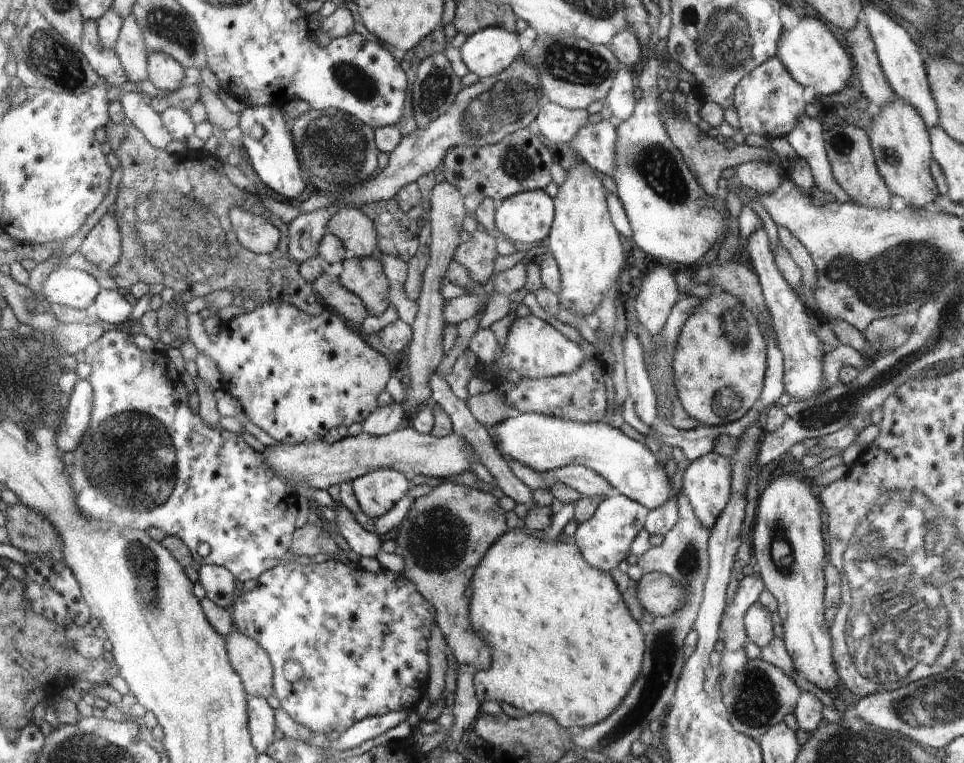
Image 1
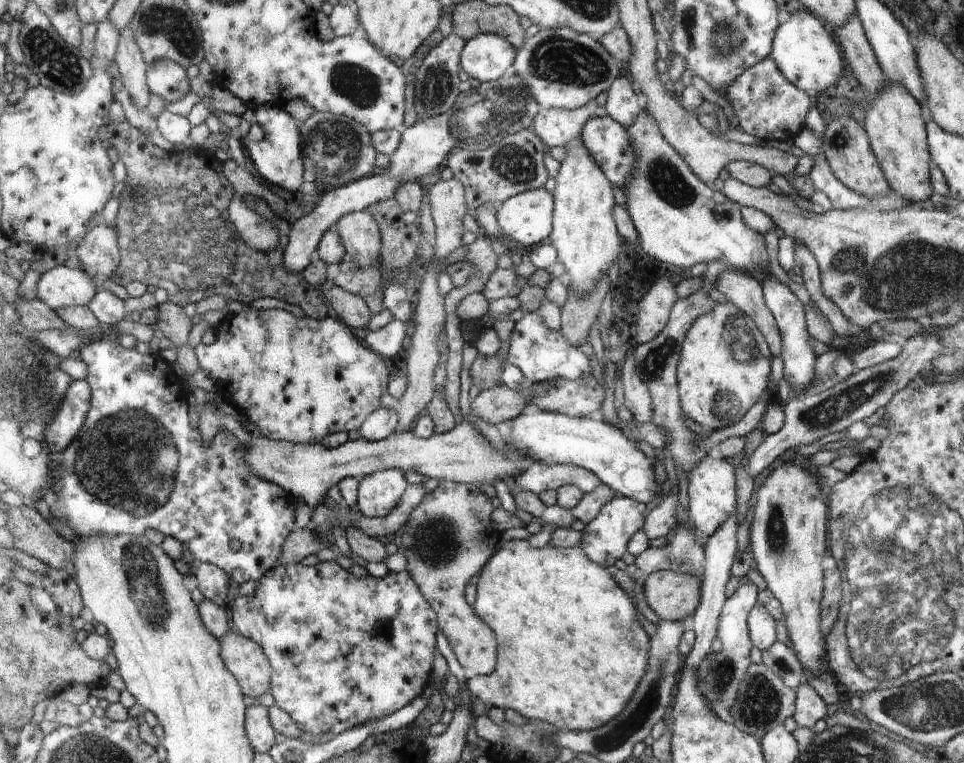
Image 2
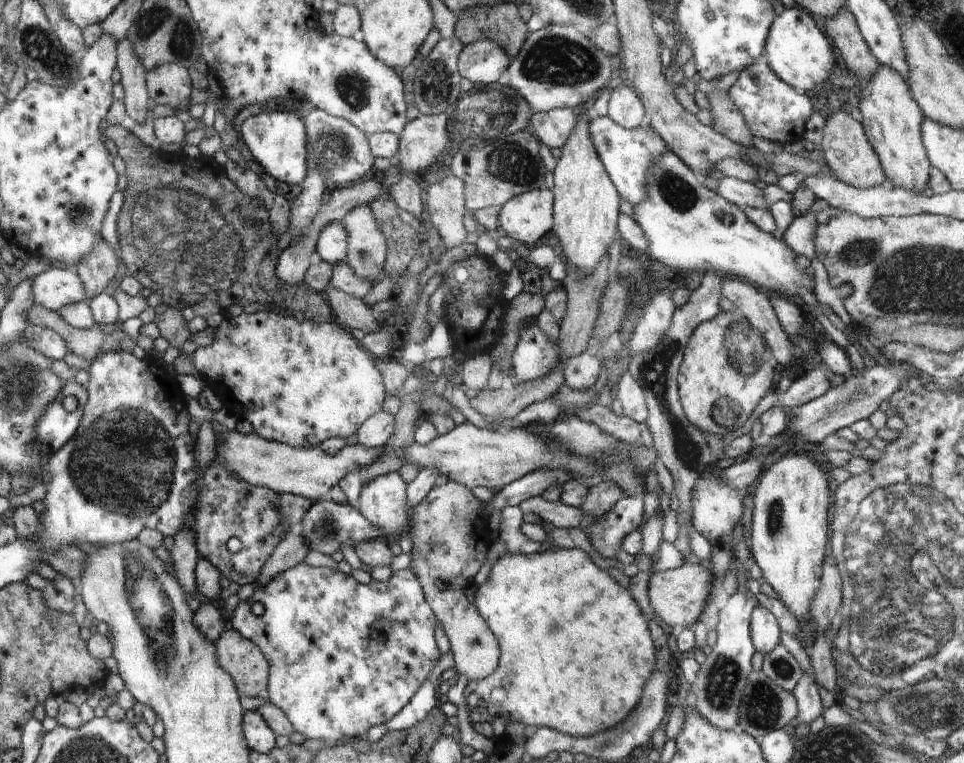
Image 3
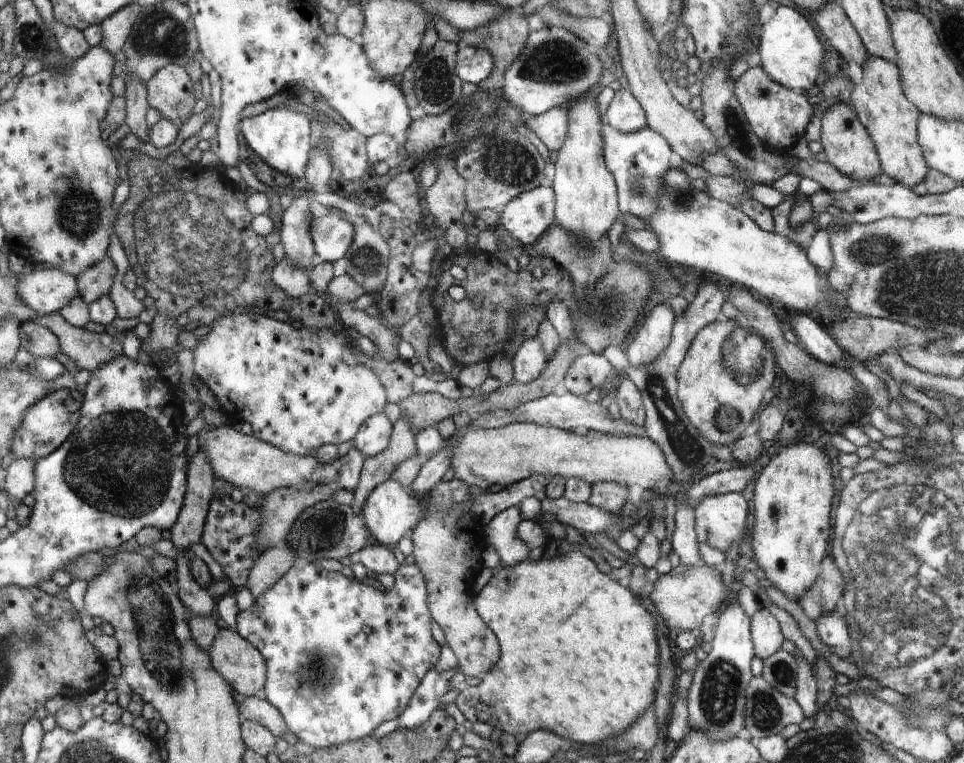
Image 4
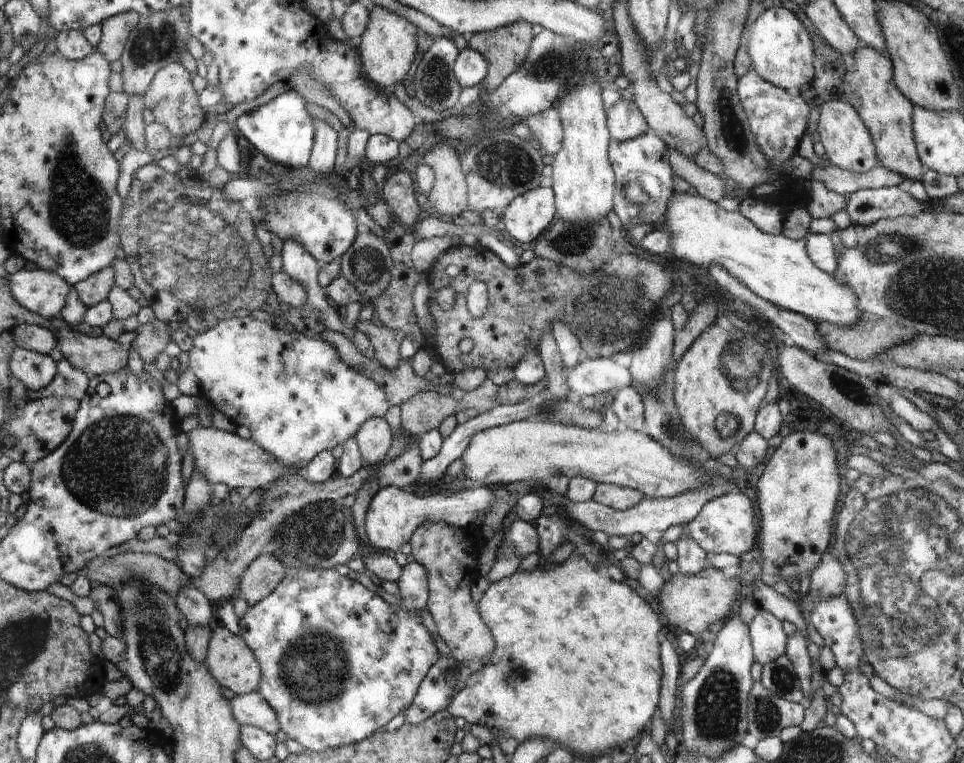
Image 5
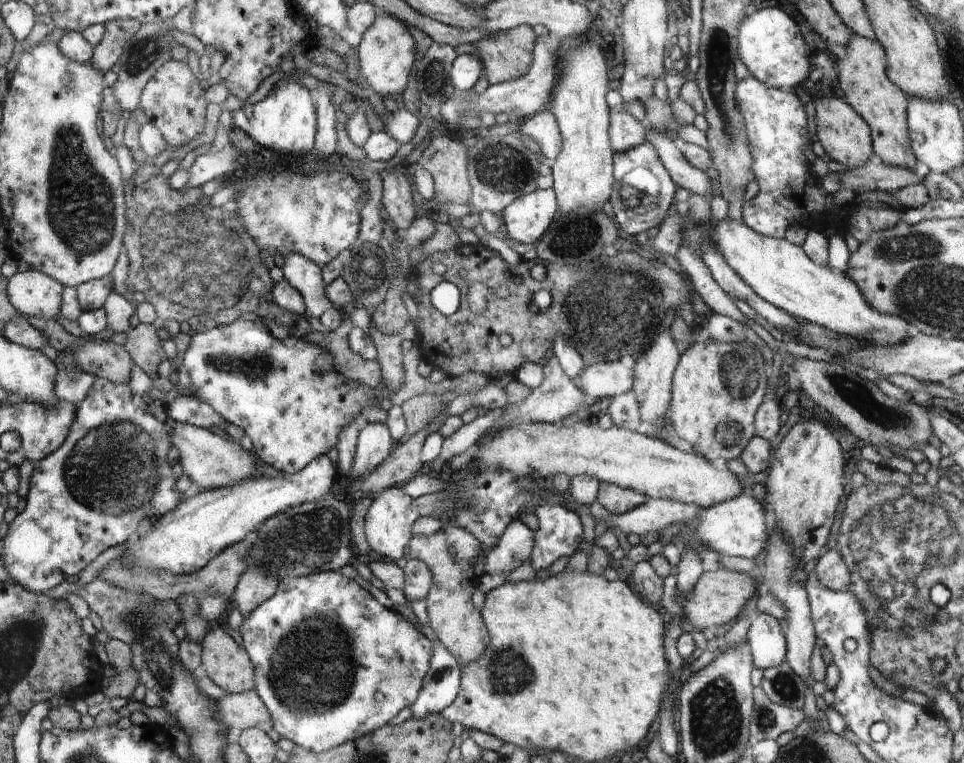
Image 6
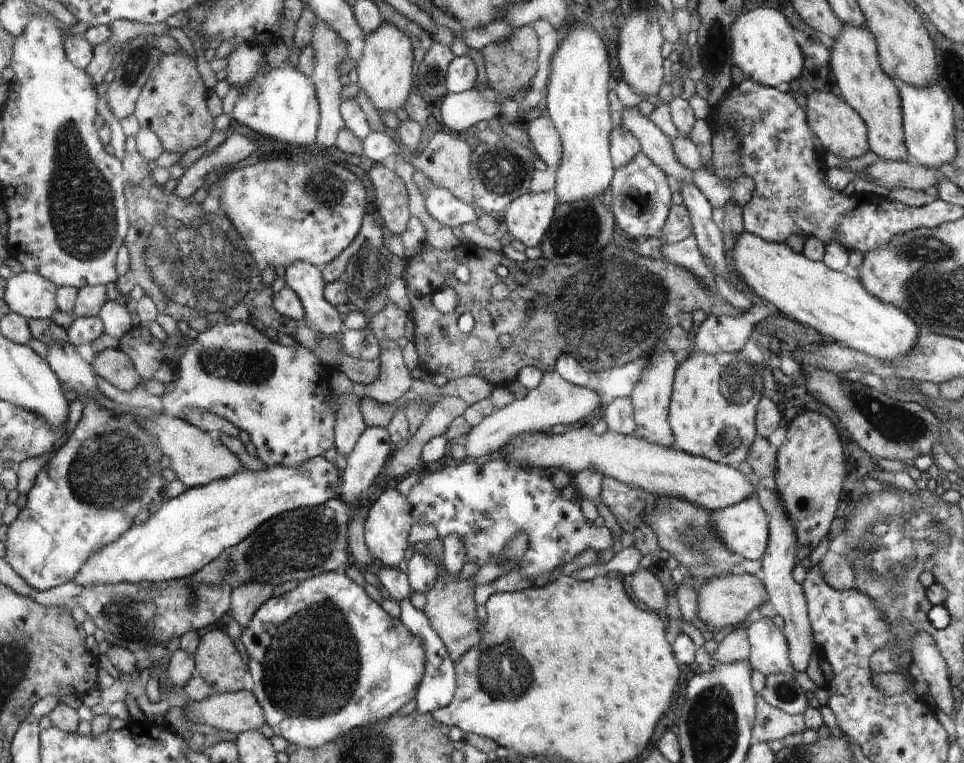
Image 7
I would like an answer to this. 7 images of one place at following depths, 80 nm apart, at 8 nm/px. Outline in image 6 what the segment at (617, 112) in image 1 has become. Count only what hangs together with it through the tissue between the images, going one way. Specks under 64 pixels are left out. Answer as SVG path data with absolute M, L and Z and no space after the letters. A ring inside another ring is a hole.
M621 105L610 111L609 141L614 152L624 152L648 138L645 122L641 122Z

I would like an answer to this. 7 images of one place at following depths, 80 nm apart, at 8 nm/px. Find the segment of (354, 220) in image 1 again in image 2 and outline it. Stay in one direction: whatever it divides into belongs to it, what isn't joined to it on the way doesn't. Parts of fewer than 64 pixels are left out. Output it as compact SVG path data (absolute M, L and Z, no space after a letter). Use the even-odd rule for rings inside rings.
M368 210L342 216L337 222L337 228L348 259L362 268L378 267L381 264L382 236L376 220Z

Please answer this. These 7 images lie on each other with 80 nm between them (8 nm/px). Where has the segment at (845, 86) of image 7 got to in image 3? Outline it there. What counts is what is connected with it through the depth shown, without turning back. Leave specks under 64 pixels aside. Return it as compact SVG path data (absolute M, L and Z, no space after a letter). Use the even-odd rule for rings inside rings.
M882 65L872 81L868 81L868 87L861 90L859 95L861 124L866 139L878 156L887 184L921 194L929 182L931 165L922 141L921 125L925 118L911 96L909 84L894 70Z

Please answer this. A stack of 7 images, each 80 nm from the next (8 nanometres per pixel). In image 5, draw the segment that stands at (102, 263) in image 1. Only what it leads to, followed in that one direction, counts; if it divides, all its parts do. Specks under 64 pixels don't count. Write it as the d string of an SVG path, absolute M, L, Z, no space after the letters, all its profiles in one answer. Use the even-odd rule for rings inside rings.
M113 265L99 270L84 281L77 282L73 287L76 289L80 300L89 309L95 304L107 299L107 294L115 285L115 270Z

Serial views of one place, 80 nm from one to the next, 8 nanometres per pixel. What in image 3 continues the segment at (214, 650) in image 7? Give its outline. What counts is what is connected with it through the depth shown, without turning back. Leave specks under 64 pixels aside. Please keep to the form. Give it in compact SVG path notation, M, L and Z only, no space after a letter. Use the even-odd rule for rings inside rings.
M224 630L216 642L218 666L233 678L240 694L262 696L268 691L269 662L257 646L233 630Z

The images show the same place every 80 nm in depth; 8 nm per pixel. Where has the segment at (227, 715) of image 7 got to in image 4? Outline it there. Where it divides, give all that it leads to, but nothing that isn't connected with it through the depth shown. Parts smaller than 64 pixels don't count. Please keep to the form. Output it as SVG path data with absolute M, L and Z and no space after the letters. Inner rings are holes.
M245 697L241 706L241 719L253 720L265 726L275 737L289 732L286 721L280 711L267 700L258 697Z

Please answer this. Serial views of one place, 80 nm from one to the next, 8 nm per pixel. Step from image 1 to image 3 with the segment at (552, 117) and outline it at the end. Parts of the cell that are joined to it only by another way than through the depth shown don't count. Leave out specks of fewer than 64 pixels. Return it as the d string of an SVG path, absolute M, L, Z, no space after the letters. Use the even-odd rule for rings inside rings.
M567 108L553 109L546 113L534 112L530 128L546 147L562 149L572 134L578 118L574 110Z

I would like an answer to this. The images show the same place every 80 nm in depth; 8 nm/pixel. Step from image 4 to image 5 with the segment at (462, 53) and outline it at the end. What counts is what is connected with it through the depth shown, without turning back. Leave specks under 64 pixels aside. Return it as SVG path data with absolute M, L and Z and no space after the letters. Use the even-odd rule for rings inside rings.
M470 47L459 51L453 66L454 76L462 89L480 84L485 80L488 70L489 62L486 57Z

